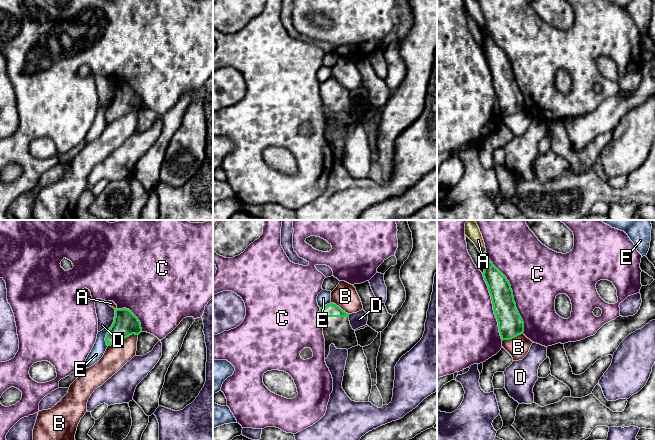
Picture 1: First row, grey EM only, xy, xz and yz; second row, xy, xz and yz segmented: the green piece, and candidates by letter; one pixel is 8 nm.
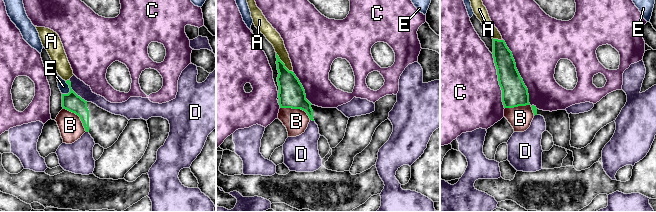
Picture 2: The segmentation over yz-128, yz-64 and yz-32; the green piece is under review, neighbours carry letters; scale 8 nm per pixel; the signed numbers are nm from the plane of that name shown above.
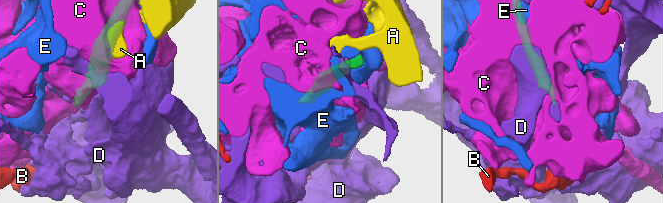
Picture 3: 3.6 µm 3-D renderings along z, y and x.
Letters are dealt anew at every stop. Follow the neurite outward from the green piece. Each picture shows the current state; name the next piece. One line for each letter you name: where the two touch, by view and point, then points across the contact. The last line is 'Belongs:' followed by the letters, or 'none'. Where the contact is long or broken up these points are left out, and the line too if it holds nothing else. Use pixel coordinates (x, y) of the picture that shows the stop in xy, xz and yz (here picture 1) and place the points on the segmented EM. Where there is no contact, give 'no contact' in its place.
Belongs: none

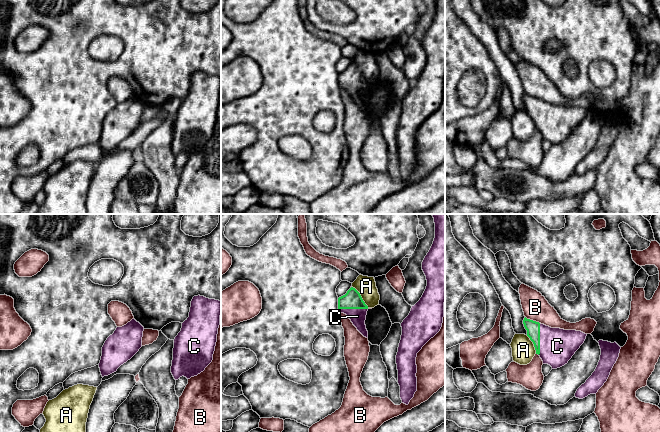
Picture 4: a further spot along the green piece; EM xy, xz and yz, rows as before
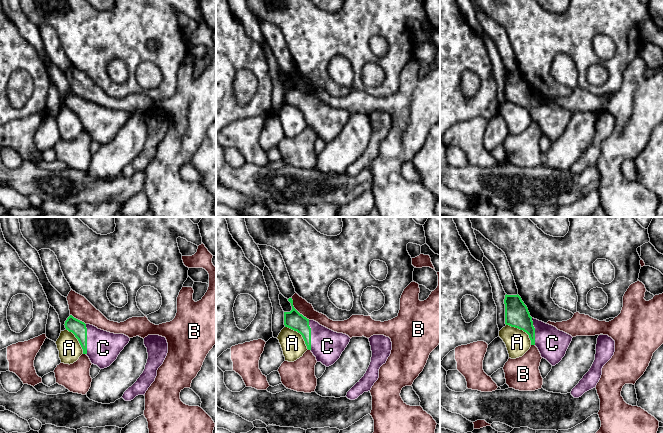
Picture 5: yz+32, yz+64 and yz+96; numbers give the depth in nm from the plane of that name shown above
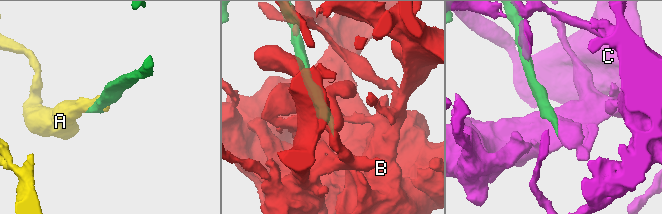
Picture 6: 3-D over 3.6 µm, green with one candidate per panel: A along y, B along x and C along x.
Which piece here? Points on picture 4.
C: meets green in yz at (539, 339)
Belongs: C

